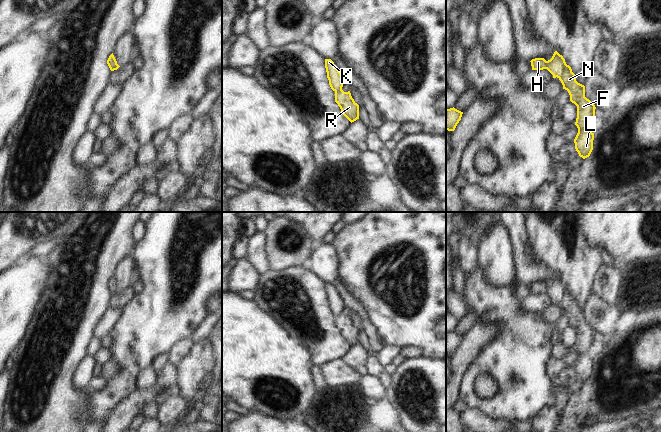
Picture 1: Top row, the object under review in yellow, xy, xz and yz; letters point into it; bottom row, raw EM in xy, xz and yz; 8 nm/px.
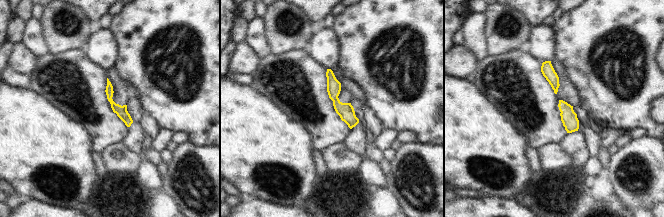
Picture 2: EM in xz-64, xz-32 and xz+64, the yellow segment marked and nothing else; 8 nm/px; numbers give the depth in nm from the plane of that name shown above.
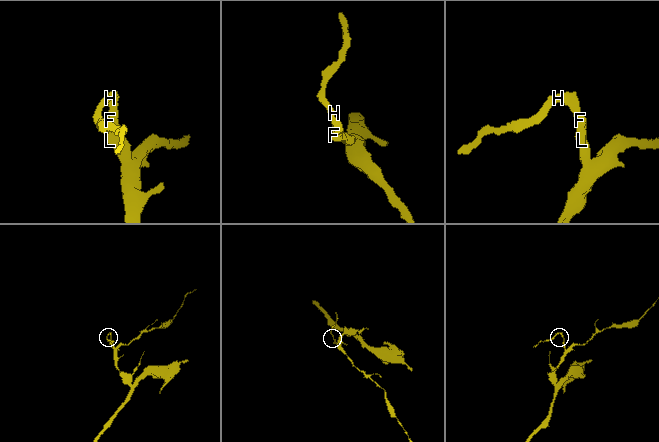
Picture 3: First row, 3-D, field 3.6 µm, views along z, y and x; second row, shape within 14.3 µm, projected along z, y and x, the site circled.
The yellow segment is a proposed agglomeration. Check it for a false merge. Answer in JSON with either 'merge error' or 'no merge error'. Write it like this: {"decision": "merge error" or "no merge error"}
{"decision": "merge error"}

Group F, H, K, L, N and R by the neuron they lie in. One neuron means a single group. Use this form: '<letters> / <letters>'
F L N R / H K

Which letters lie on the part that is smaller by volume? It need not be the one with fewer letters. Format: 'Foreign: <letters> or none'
Foreign: H, K

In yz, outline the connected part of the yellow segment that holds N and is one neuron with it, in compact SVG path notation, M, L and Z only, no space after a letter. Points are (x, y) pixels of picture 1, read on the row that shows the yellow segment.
M557 51L552 58L547 61L547 70L558 78L563 89L570 95L570 101L577 106L577 118L575 125L578 133L574 139L575 149L583 159L590 156L593 150L594 133L589 129L589 125L595 117L595 105L585 97L585 86L576 81L576 76L572 72L565 59Z

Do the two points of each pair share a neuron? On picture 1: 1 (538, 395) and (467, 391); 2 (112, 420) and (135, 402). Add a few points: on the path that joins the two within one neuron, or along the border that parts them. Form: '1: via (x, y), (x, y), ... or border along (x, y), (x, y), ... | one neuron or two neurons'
1: via (520, 396), (508, 404), (484, 404) | one neuron
2: via (118, 418), (129, 407) | one neuron

